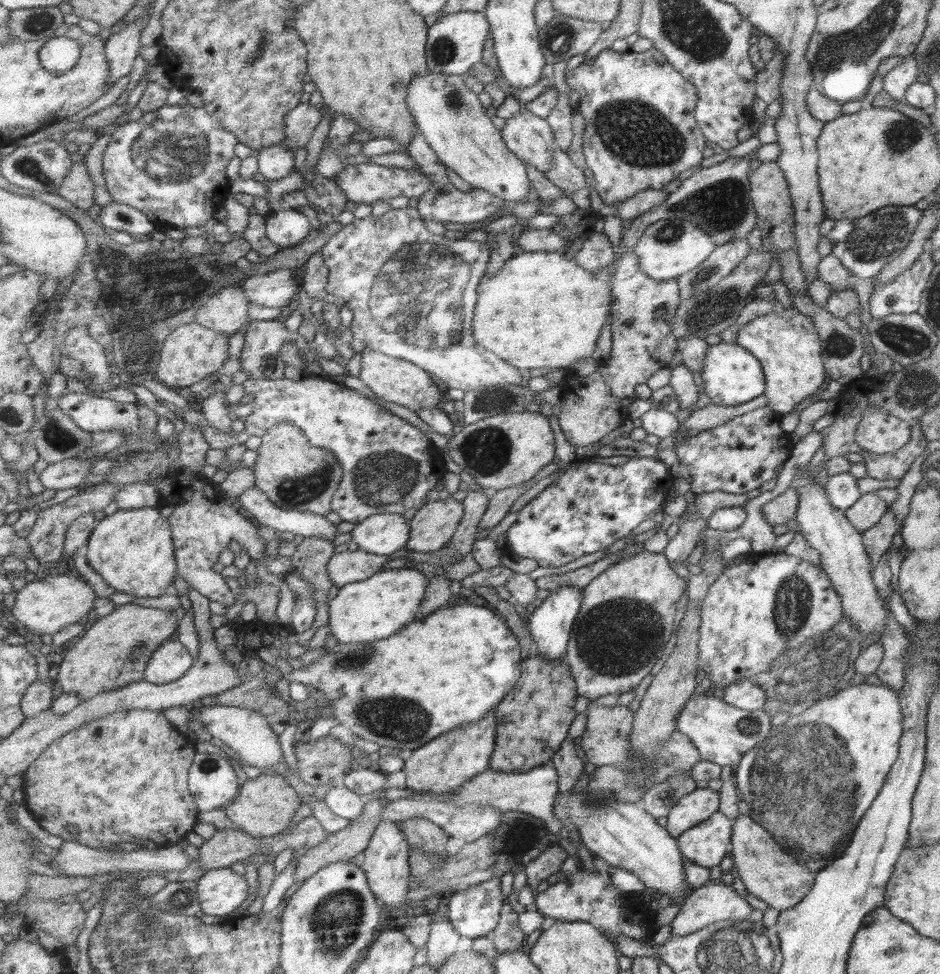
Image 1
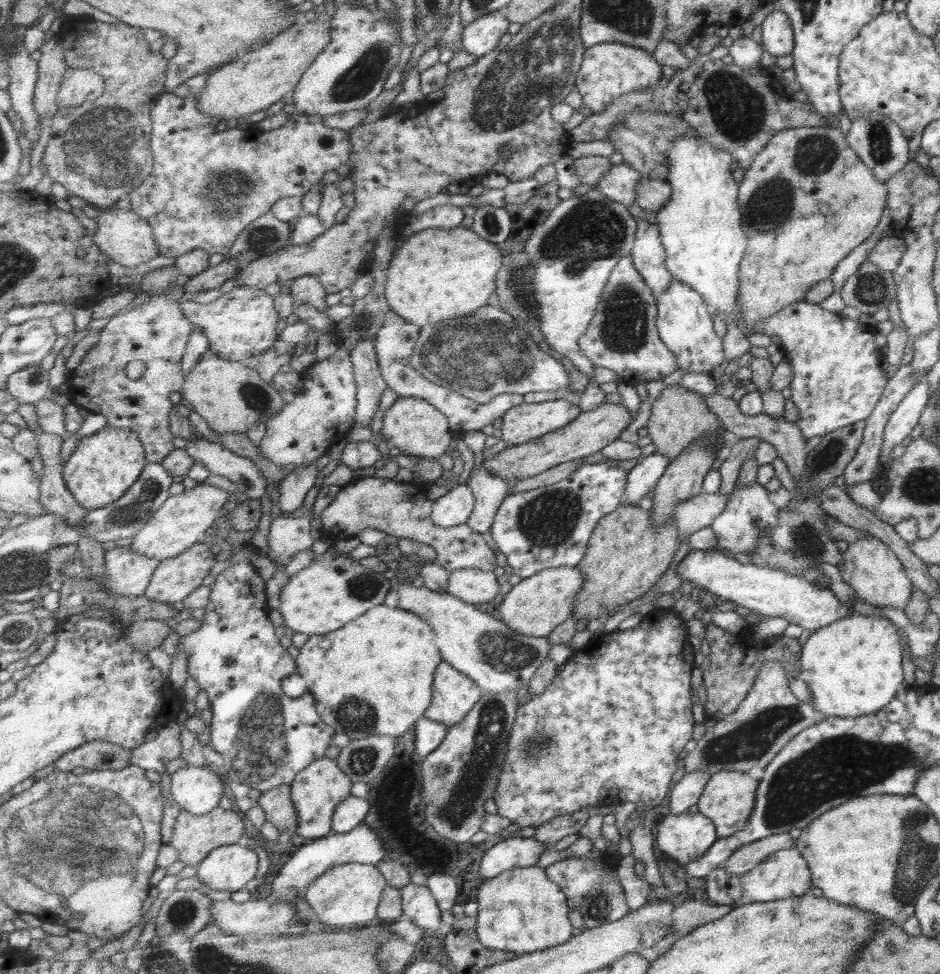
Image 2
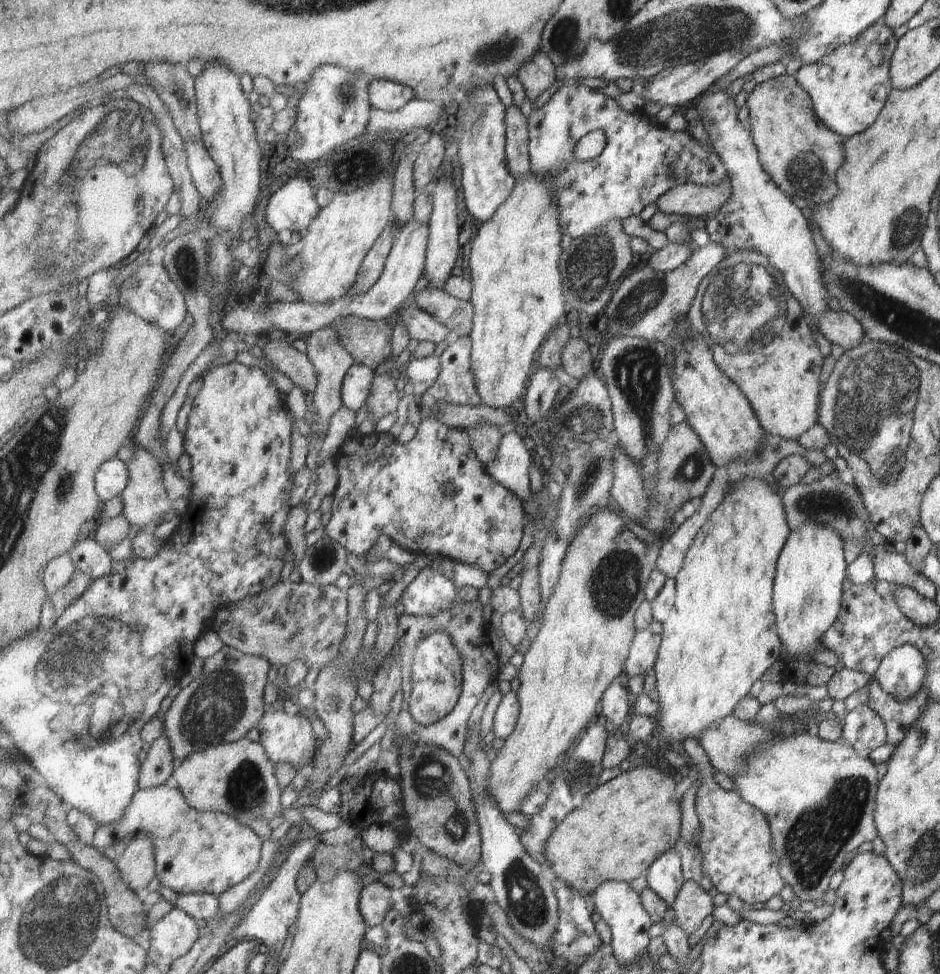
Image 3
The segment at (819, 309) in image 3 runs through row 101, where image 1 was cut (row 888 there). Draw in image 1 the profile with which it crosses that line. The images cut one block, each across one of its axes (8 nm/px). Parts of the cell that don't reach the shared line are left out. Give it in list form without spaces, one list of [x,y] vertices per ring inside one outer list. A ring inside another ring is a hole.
[[[719,881],[695,889],[689,898],[681,904],[679,912],[671,922],[671,933],[677,934],[677,936],[688,936],[709,926],[709,924],[715,924],[715,922],[722,924],[747,922],[752,908],[745,899],[740,898],[734,891],[731,886],[726,886]]]

